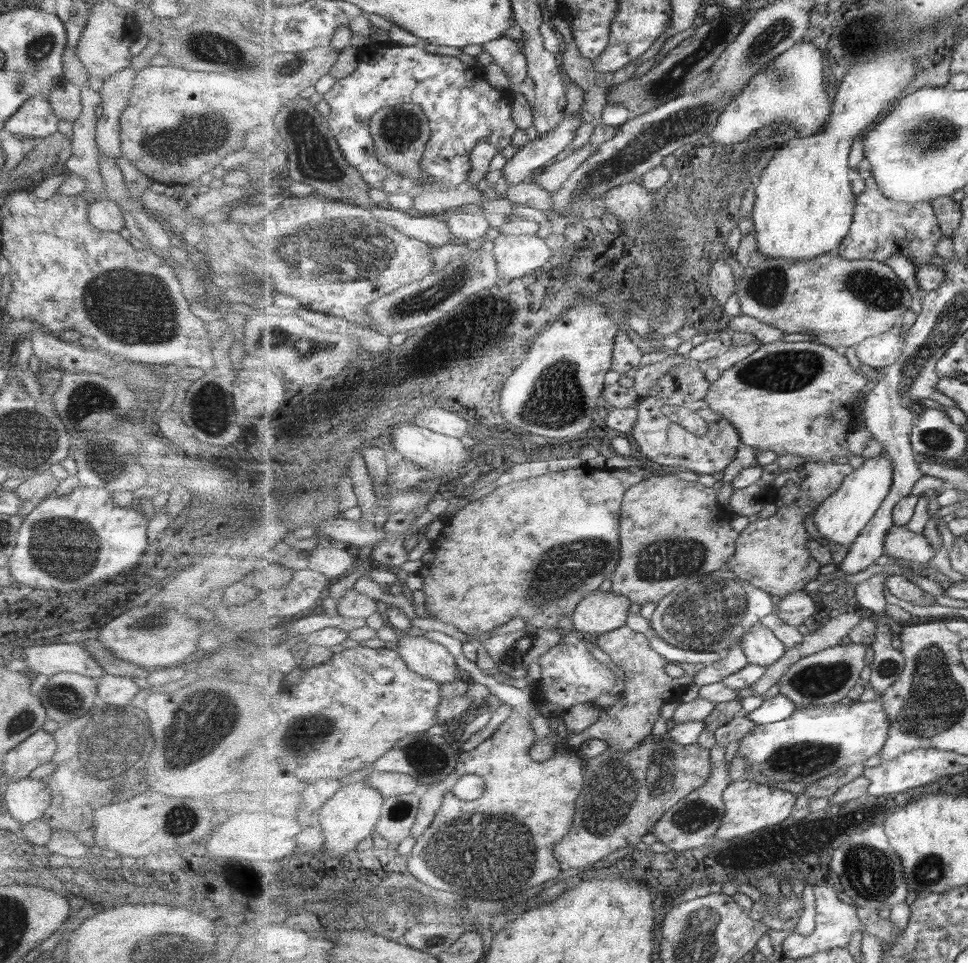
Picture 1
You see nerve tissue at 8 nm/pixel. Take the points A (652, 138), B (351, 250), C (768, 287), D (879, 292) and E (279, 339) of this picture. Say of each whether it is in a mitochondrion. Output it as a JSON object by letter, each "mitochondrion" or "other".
{"A":"mitochondrion","B":"mitochondrion","C":"mitochondrion","D":"mitochondrion","E":"mitochondrion"}

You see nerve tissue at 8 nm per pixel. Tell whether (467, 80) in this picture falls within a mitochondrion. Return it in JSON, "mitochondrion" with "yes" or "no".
{"mitochondrion":"no"}

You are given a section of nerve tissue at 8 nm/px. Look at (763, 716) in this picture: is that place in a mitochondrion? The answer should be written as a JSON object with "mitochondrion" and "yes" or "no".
{"mitochondrion":"no"}

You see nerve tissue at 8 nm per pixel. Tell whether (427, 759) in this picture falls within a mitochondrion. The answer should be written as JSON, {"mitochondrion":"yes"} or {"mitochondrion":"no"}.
{"mitochondrion":"yes"}

